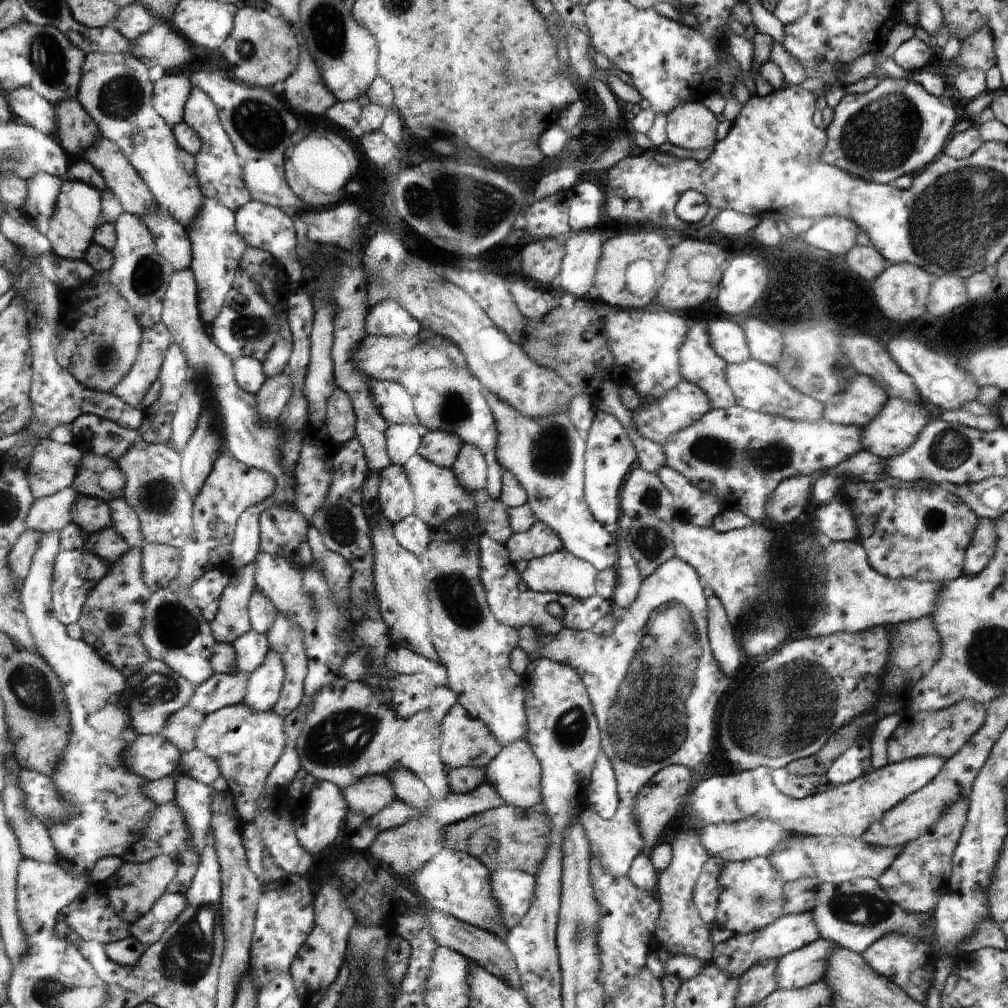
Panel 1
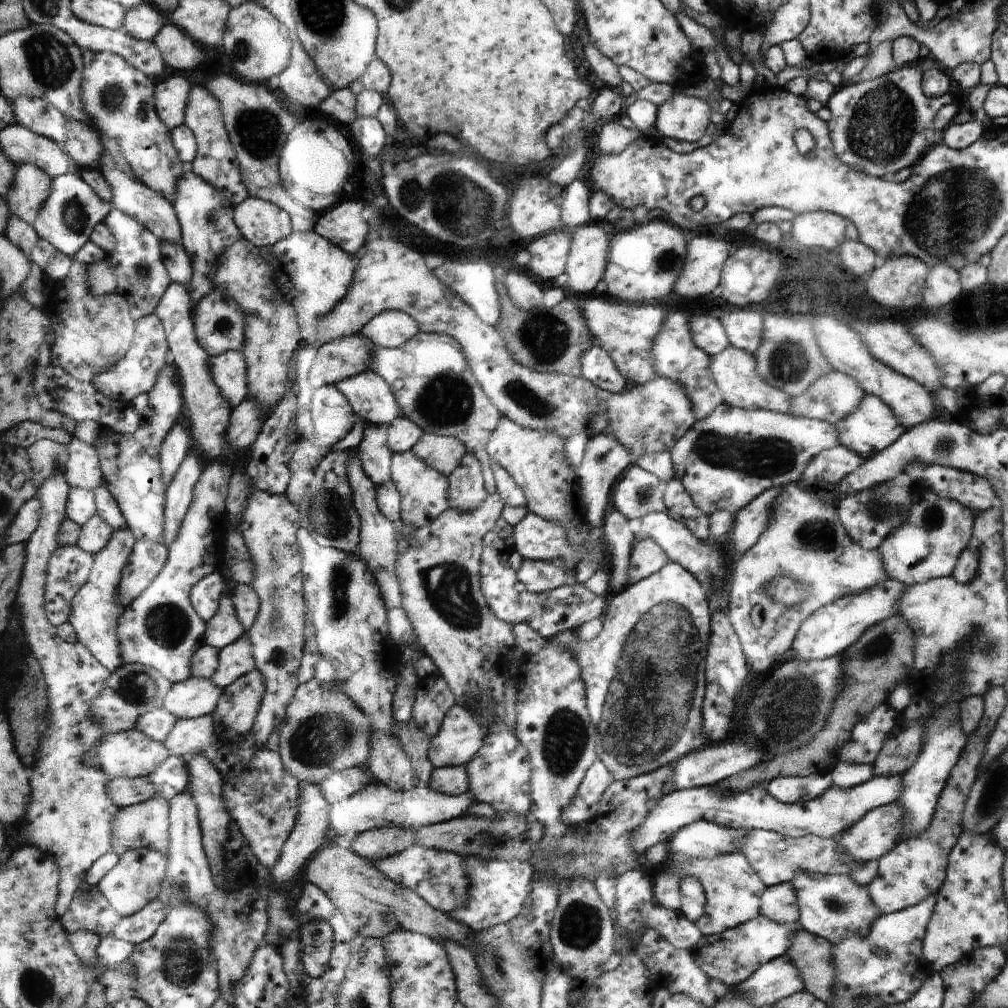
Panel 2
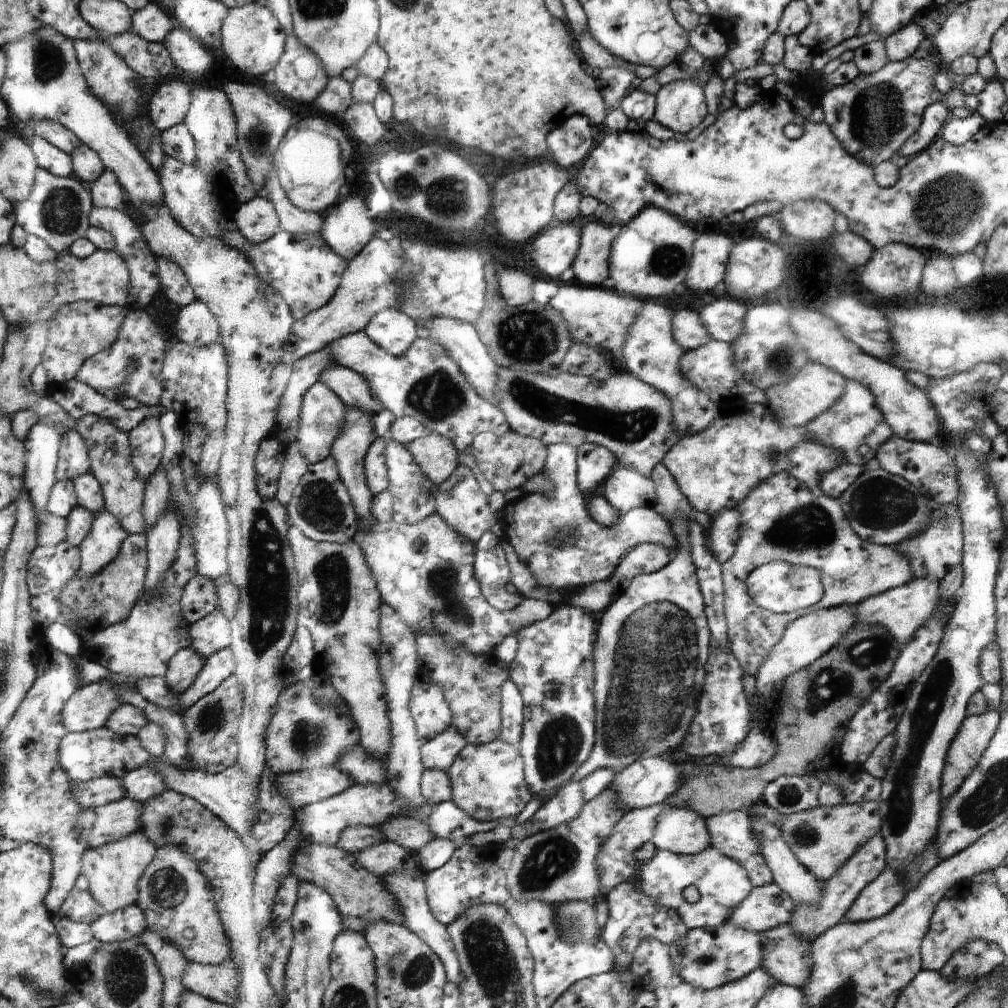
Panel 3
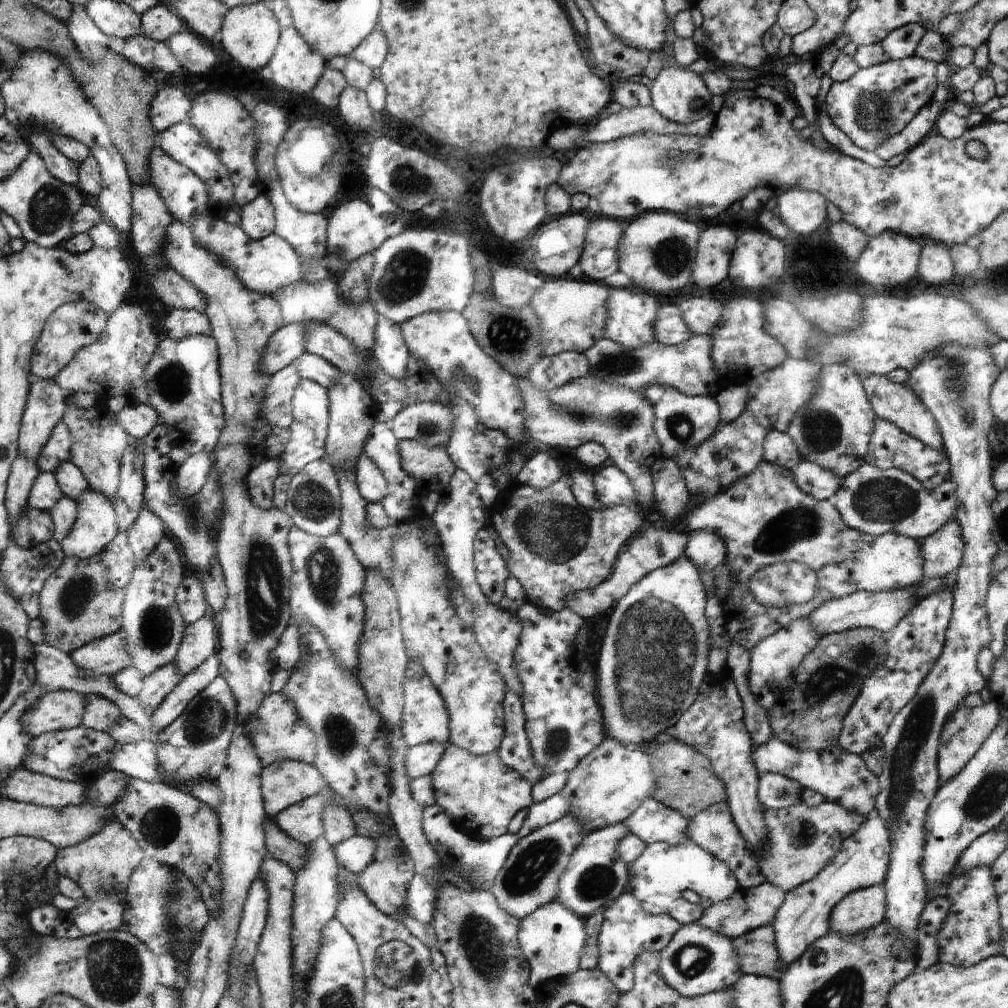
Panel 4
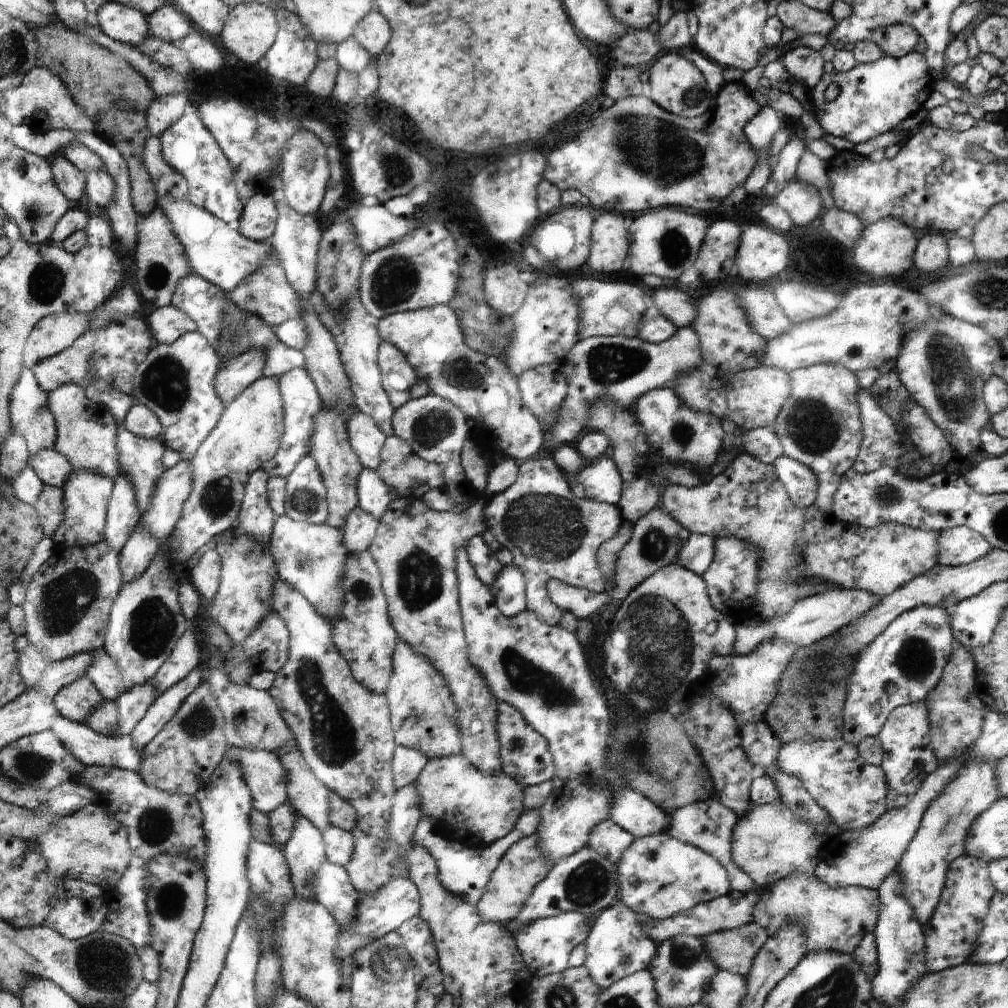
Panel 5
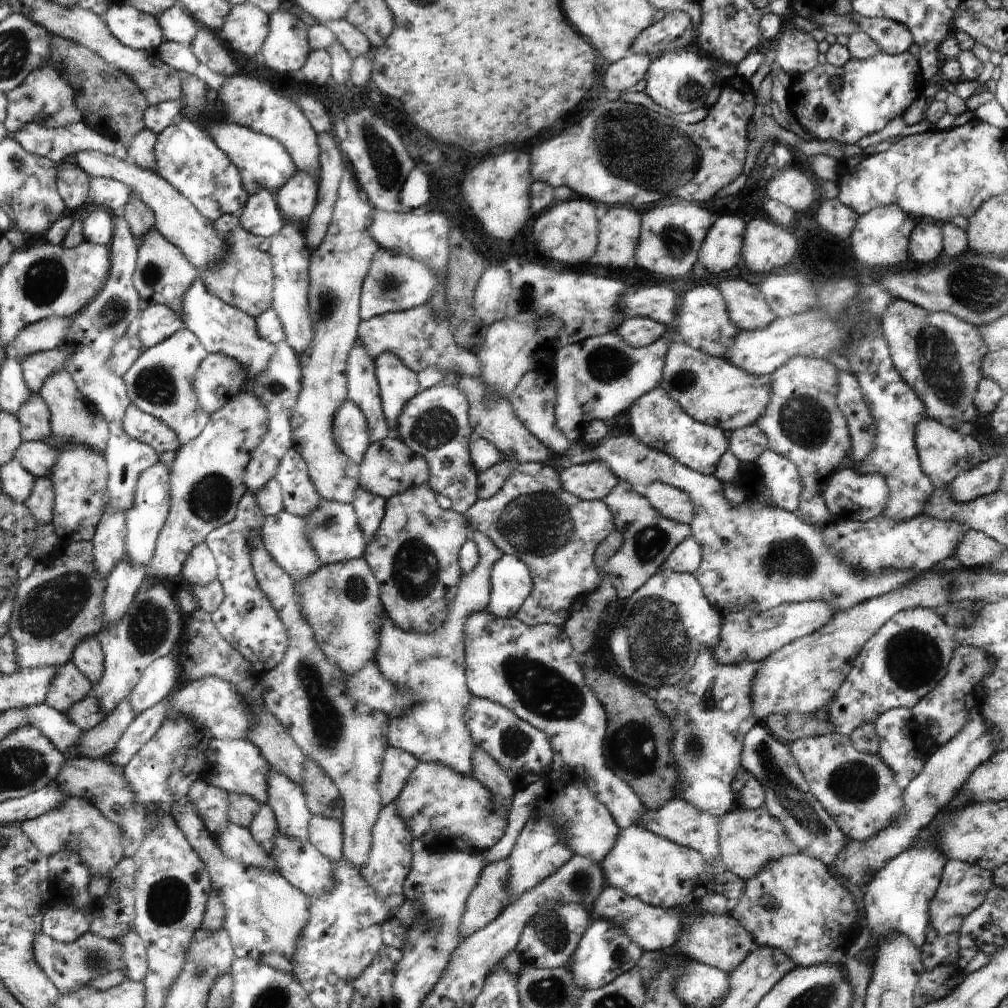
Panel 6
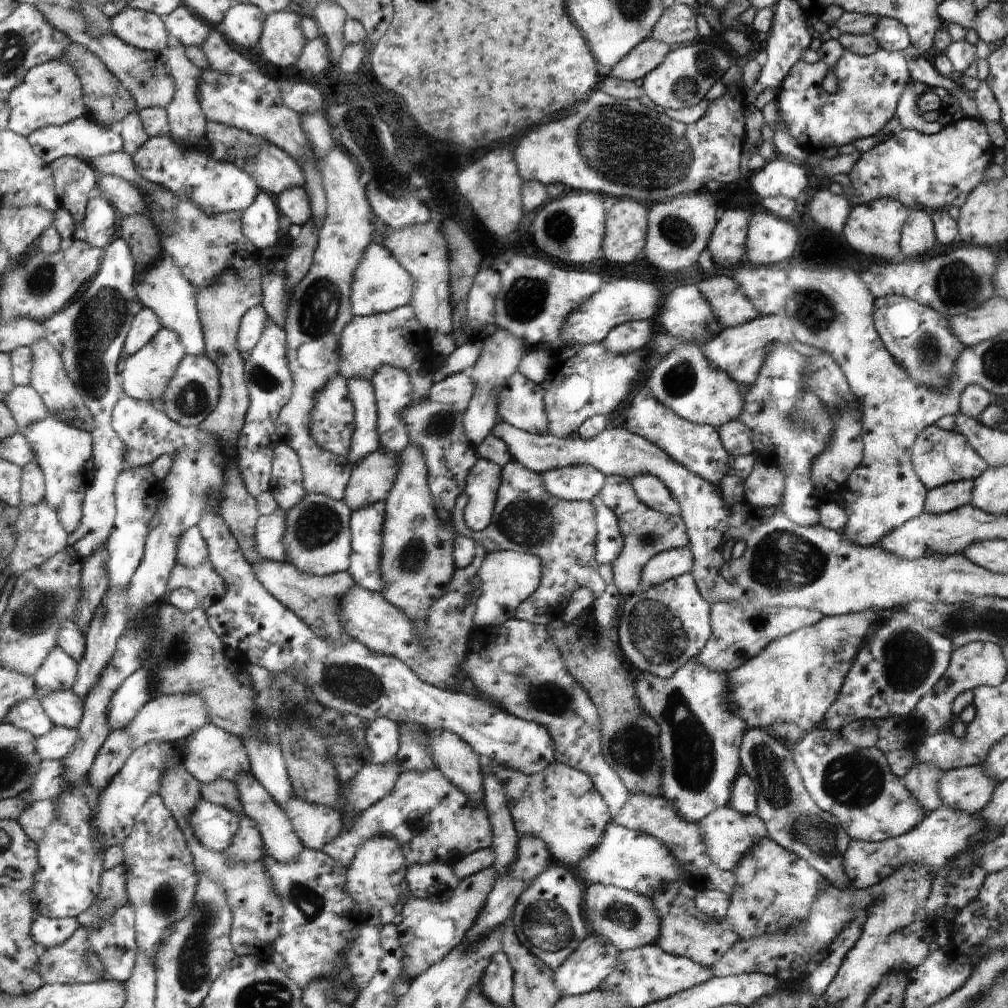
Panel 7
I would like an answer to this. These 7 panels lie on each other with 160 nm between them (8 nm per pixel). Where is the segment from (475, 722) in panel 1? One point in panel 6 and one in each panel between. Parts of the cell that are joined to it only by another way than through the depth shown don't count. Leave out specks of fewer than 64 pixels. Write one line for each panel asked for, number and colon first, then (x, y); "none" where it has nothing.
2: (460, 737)
3: (439, 753)
4: (422, 759)
5: (408, 763)
6: (398, 764)

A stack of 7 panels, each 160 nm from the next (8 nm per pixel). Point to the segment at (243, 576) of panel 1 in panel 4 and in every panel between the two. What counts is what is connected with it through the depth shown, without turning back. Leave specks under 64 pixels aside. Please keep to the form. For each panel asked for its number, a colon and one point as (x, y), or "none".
2: (223, 628)
3: (212, 633)
4: (200, 640)

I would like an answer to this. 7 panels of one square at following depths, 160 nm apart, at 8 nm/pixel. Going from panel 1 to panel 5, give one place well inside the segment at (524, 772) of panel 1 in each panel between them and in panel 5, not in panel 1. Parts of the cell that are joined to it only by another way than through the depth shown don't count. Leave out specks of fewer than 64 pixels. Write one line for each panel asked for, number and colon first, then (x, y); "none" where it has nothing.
2: (500, 774)
3: (489, 783)
4: (483, 793)
5: (483, 808)

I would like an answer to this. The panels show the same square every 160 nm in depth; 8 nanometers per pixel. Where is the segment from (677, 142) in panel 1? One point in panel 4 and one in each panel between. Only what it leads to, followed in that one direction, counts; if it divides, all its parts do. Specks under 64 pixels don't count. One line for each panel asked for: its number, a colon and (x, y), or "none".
2: (686, 118)
3: (680, 105)
4: (678, 94)

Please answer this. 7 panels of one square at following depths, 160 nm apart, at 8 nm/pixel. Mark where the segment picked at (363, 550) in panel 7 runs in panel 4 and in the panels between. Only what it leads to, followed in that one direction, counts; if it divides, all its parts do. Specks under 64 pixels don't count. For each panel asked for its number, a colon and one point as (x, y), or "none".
4: (371, 480)
5: (375, 497)
6: (370, 508)

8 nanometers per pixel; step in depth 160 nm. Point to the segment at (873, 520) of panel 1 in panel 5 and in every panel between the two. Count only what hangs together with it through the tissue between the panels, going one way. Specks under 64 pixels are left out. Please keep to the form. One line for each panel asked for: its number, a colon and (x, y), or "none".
2: (932, 536)
3: (934, 553)
4: (944, 550)
5: (958, 546)

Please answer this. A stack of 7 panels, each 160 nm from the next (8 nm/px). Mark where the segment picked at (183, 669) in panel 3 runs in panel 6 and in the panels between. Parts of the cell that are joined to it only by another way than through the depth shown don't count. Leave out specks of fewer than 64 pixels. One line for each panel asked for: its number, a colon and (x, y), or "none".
4: (162, 681)
5: (132, 705)
6: (98, 743)

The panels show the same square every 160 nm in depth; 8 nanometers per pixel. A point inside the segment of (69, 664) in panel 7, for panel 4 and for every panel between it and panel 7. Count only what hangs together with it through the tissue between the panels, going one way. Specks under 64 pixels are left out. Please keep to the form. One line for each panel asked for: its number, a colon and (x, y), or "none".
4: (102, 714)
5: (78, 701)
6: (72, 685)

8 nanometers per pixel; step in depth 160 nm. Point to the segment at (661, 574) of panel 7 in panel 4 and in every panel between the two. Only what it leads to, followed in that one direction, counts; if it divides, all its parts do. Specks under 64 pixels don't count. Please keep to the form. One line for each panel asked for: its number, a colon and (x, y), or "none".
4: (706, 549)
5: (698, 554)
6: (687, 557)

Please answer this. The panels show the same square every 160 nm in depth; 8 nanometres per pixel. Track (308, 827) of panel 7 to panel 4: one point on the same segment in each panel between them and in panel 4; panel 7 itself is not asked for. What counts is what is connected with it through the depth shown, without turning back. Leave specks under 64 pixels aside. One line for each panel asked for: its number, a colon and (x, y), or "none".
4: (356, 853)
5: (339, 845)
6: (327, 835)

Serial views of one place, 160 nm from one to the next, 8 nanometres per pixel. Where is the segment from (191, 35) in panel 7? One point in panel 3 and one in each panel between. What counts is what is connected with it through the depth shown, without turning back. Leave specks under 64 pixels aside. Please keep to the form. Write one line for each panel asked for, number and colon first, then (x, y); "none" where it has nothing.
3: (150, 22)
4: (159, 23)
5: (167, 23)
6: (178, 27)

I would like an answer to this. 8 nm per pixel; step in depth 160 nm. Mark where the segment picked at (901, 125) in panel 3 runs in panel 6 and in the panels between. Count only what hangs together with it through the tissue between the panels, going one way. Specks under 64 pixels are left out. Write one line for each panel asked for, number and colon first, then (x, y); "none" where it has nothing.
4: (871, 106)
5: (873, 98)
6: (873, 91)

